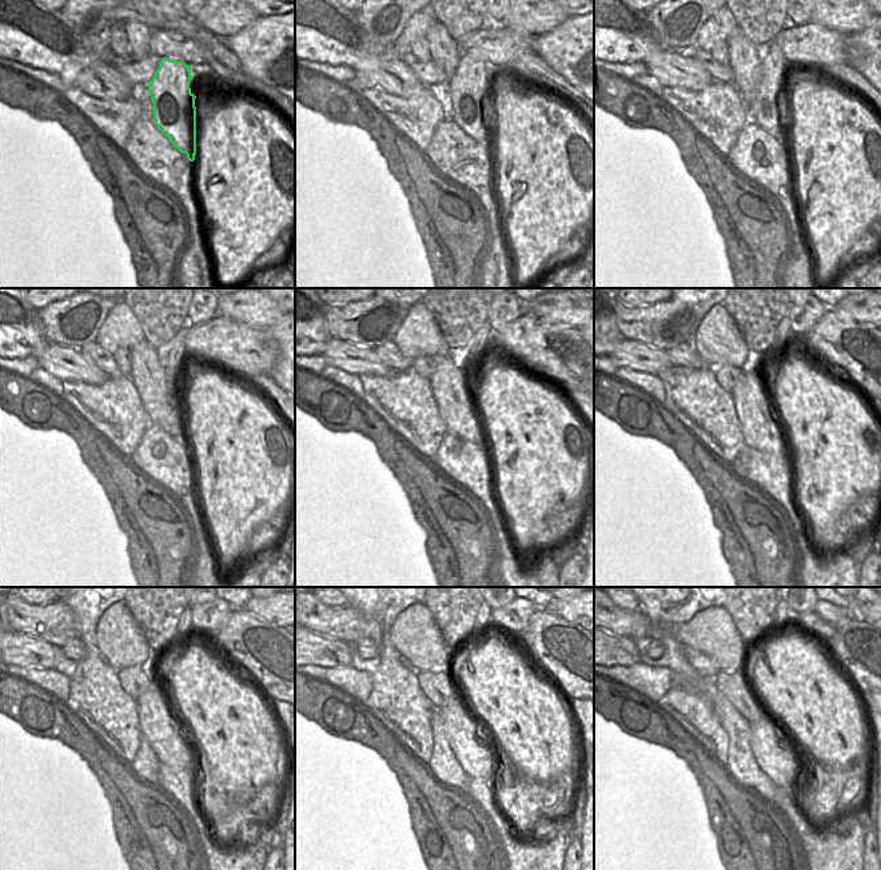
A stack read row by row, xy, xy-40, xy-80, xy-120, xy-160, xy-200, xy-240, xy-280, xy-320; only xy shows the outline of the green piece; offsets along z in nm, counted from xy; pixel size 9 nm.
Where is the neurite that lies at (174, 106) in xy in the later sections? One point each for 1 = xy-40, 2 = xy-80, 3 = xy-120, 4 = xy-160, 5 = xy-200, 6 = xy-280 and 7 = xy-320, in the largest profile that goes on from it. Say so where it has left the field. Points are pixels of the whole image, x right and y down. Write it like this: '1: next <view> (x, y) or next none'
1: next xy-40 (470, 86)
2: next xy-80 (766, 111)
3: next xy-120 (175, 366)
4: next xy-160 (471, 363)
5: next xy-200 (782, 335)
6: next xy-280 (482, 625)
7: next xy-320 (782, 614)

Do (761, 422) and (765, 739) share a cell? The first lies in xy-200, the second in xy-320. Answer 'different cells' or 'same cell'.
same cell

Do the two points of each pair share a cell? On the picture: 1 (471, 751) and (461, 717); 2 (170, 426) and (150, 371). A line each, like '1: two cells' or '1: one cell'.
1: one cell
2: one cell

